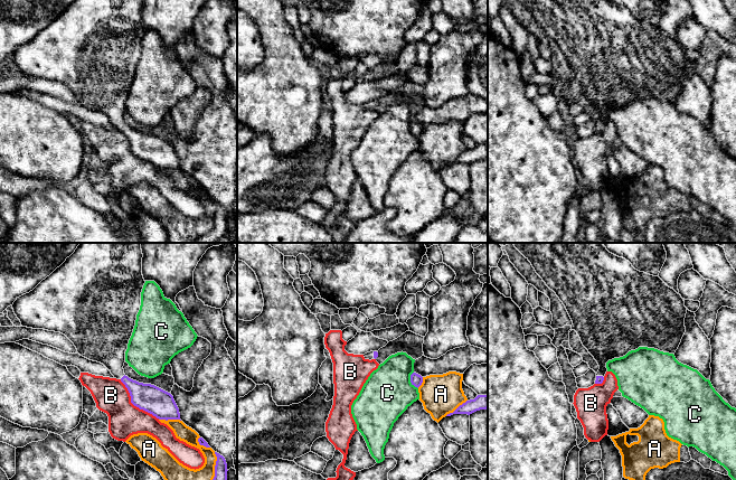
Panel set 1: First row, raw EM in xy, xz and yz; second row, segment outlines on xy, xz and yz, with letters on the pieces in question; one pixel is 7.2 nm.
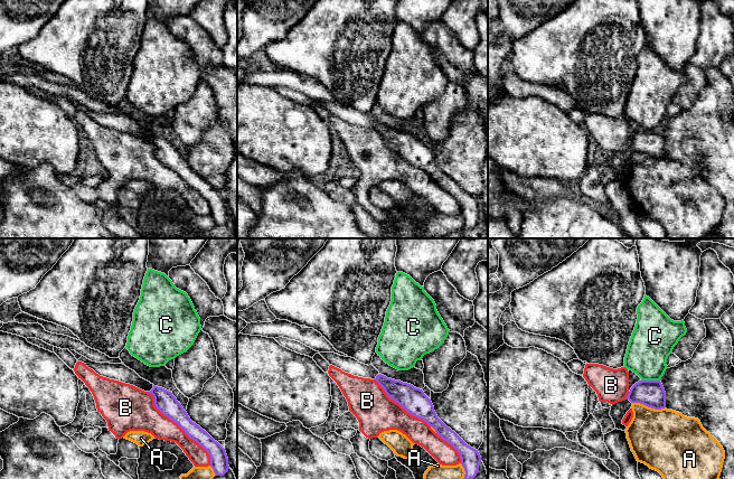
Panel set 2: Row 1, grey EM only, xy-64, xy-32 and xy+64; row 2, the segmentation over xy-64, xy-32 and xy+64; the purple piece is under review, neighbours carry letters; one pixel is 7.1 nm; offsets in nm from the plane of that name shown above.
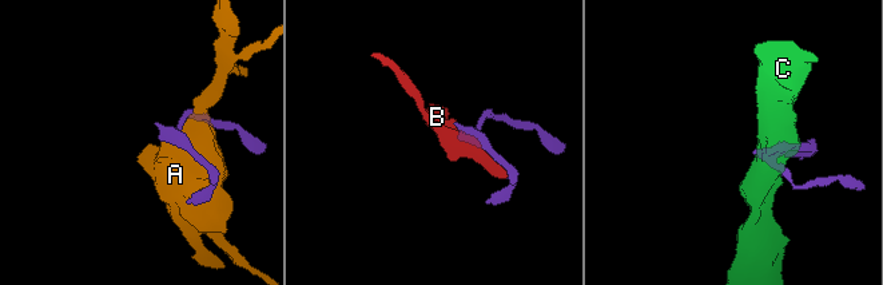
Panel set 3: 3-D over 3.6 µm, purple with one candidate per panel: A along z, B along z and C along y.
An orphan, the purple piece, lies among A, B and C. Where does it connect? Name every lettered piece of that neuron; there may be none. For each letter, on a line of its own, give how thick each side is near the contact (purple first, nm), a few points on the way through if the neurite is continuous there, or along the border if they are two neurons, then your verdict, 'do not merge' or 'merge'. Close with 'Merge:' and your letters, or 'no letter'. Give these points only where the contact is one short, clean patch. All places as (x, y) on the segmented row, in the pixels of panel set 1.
A: 100 nm thick on the purple side, 110 nm on the other; do not merge
B: 200 nm thick on the purple side, 240 nm on the other; do not merge
C: 90 nm thick on the purple side, 360 nm on the other; border along xz (413, 372), (411, 382), (417, 388); do not merge
Merge: no letter

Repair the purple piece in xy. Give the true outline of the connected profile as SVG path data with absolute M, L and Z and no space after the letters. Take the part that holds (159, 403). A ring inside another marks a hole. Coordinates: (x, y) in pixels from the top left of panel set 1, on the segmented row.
M79 243L75 252L49 276L29 293L17 298L12 309L22 327L60 332L74 343L81 356L103 364L114 378L125 385L134 406L159 420L180 420L179 408L170 393L151 384L133 380L123 369L125 351L135 326L141 292L145 283L142 275L142 257L140 243Z

